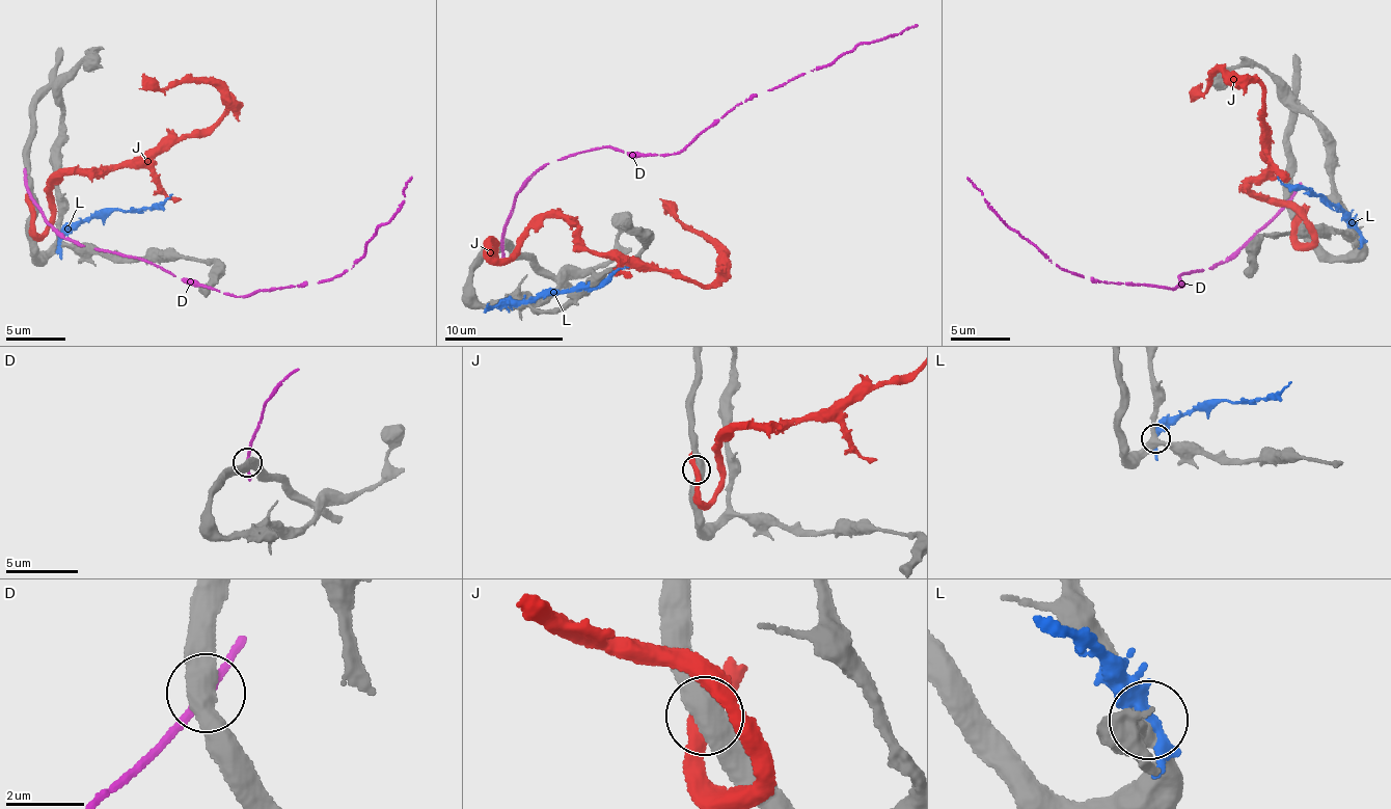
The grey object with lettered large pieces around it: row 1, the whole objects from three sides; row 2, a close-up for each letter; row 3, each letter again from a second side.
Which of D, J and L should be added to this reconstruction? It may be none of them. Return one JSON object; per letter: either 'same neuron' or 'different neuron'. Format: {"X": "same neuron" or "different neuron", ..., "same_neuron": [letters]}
{"D": "different neuron", "J": "different neuron", "L": "different neuron", "same_neuron": []}

